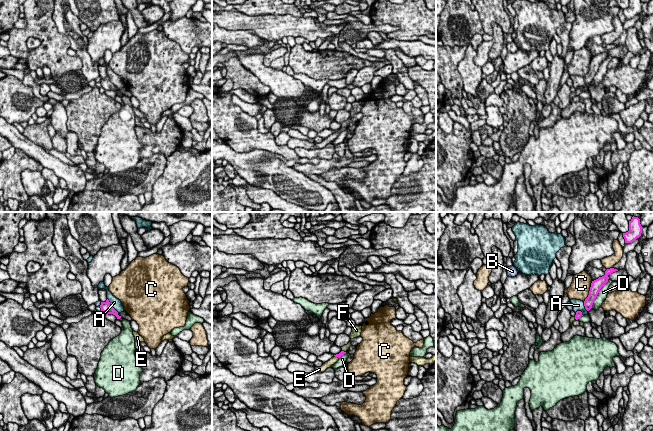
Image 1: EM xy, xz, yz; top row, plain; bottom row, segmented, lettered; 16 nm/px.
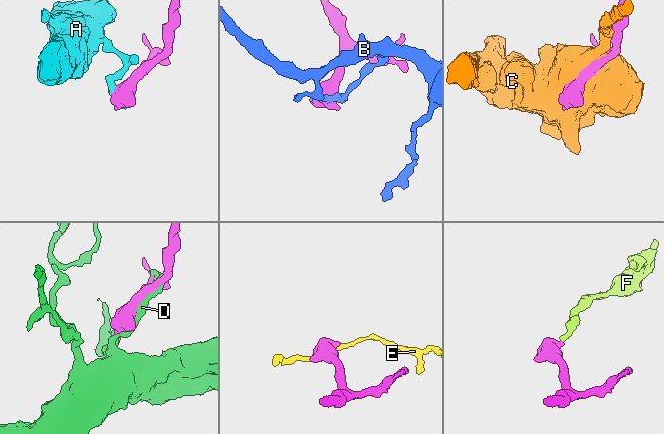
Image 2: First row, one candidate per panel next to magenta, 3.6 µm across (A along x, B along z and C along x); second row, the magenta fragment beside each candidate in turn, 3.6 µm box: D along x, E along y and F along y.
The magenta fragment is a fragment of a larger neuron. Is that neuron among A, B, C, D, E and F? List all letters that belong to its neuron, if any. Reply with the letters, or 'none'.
F

